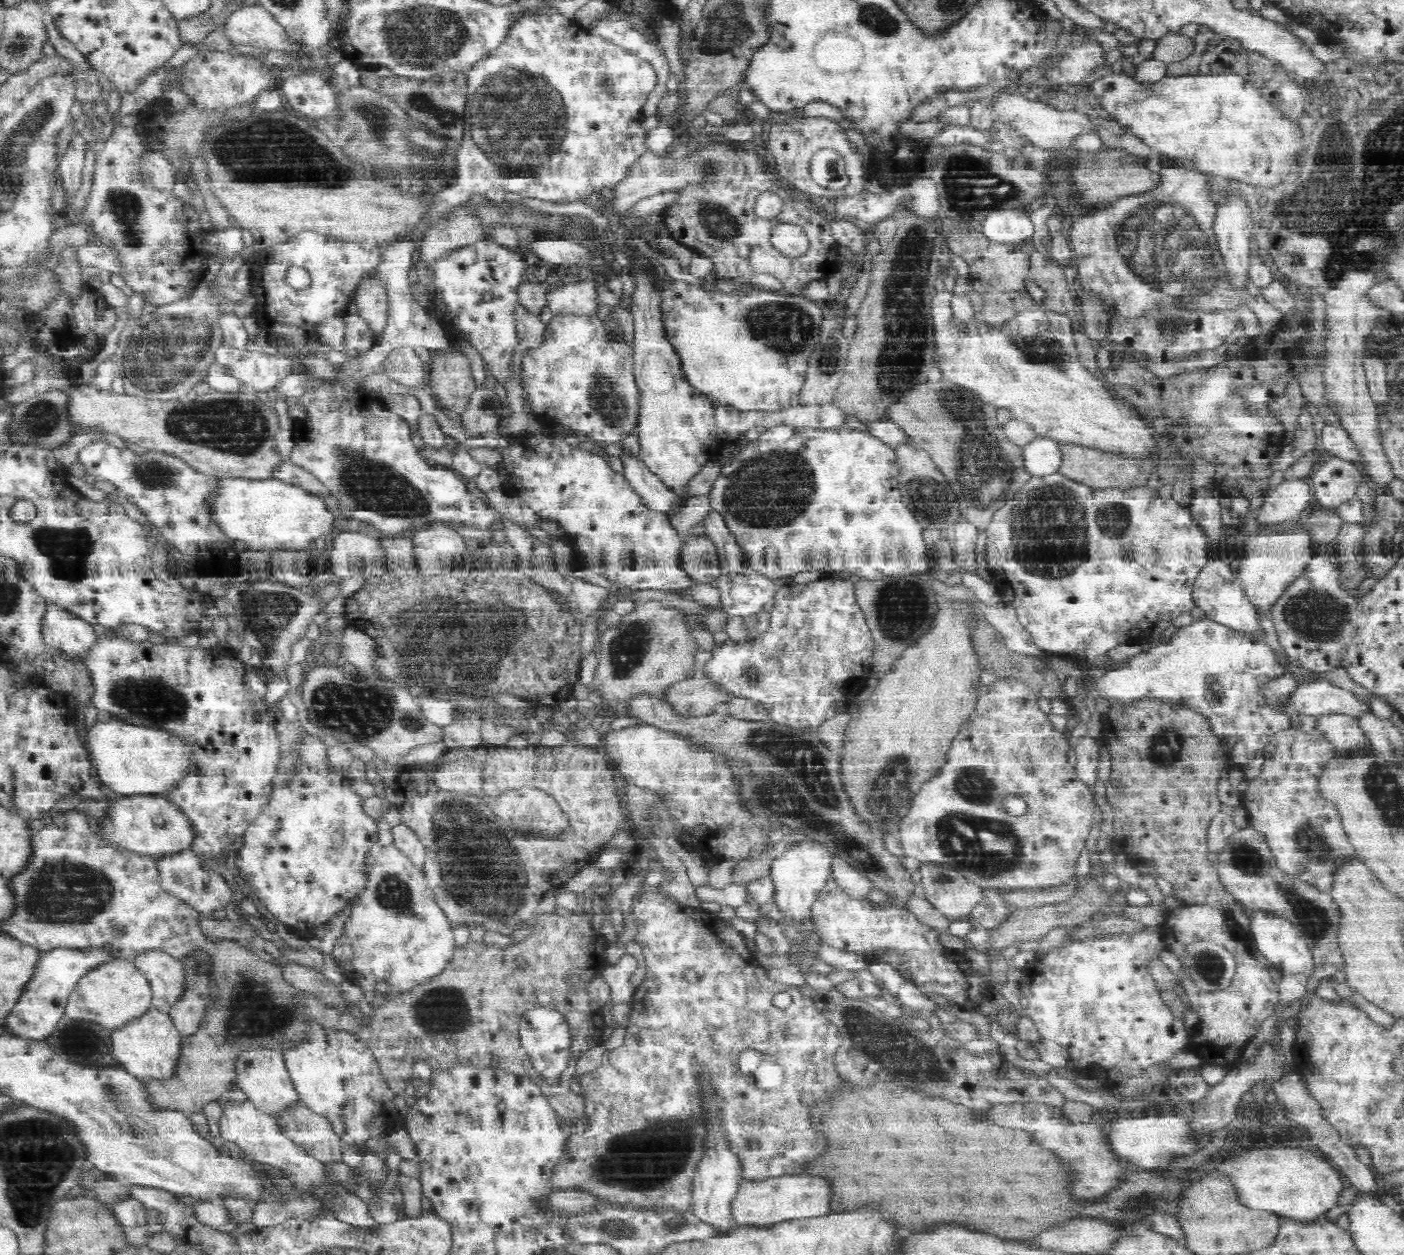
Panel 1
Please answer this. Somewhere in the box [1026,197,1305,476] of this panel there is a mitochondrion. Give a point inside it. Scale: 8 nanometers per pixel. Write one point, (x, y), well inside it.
(1174, 321)

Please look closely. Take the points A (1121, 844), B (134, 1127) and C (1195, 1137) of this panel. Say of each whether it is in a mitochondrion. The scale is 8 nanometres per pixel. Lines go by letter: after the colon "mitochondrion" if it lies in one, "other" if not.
A: other
B: mitochondrion
C: other

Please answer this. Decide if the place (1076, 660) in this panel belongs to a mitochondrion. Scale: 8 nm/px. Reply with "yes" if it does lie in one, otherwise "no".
no

